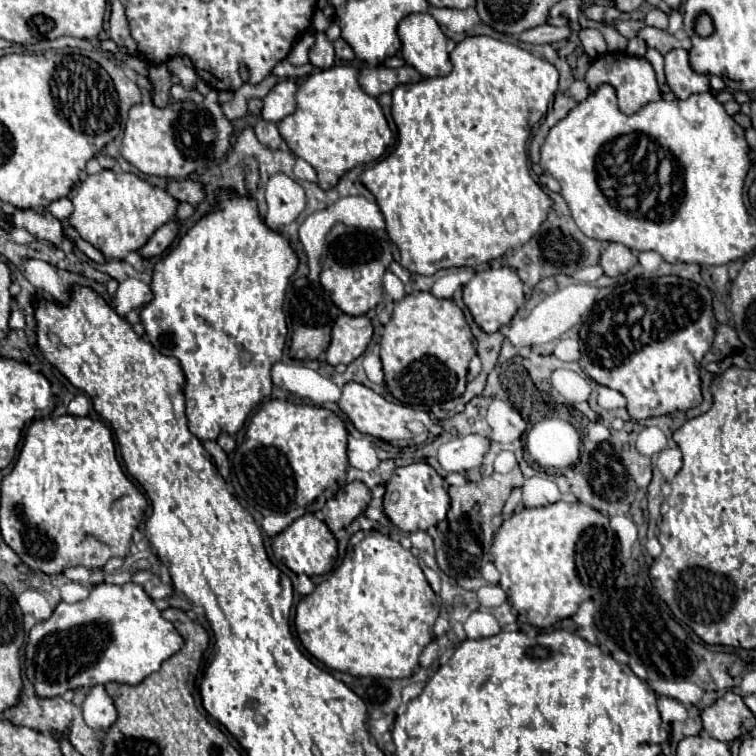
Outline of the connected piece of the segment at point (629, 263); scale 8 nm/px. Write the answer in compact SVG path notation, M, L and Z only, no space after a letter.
M609 244L601 254L601 268L607 276L621 276L637 264L637 254L623 244Z

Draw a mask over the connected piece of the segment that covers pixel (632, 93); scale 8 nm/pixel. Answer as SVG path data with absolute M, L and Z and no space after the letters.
M603 54L603 56L595 58L595 60L591 62L589 70L587 70L585 82L587 82L587 86L589 86L589 92L597 90L597 88L603 86L603 84L613 86L615 92L617 92L619 110L621 110L623 114L635 114L635 112L641 110L645 104L649 104L649 102L661 98L661 92L659 92L659 86L657 86L657 80L655 80L655 72L653 72L651 64L649 64L645 58L637 58L637 56L629 56L629 54L621 54L621 56Z

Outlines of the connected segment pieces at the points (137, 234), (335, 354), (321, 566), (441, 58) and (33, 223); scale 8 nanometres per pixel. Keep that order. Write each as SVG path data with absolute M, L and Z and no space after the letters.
M101 170L99 174L87 176L71 202L75 212L69 216L69 224L83 240L103 252L105 258L115 260L123 260L129 252L145 246L153 232L175 216L179 206L179 202L175 202L175 198L171 198L165 190L151 186L135 174L115 174L113 170Z
M339 314L333 324L331 348L327 348L327 362L331 366L353 362L365 352L371 336L373 328L367 316Z
M305 514L305 516L297 518L287 530L277 534L273 538L271 548L273 548L273 556L277 560L283 560L295 574L307 574L307 576L327 574L327 572L333 570L335 560L337 560L337 540L335 540L335 536L327 528L327 524L313 514Z
M409 14L399 26L403 60L425 78L447 76L451 62L447 54L447 36L431 14Z
M15 210L13 214L7 214L7 222L13 228L23 228L31 232L39 240L47 240L53 244L59 244L65 240L61 222L45 210Z

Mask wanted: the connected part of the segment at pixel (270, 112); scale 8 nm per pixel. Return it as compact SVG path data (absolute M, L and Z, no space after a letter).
M279 82L269 90L269 94L263 98L263 110L261 116L267 122L279 122L285 116L295 112L295 92L297 84L295 82Z

